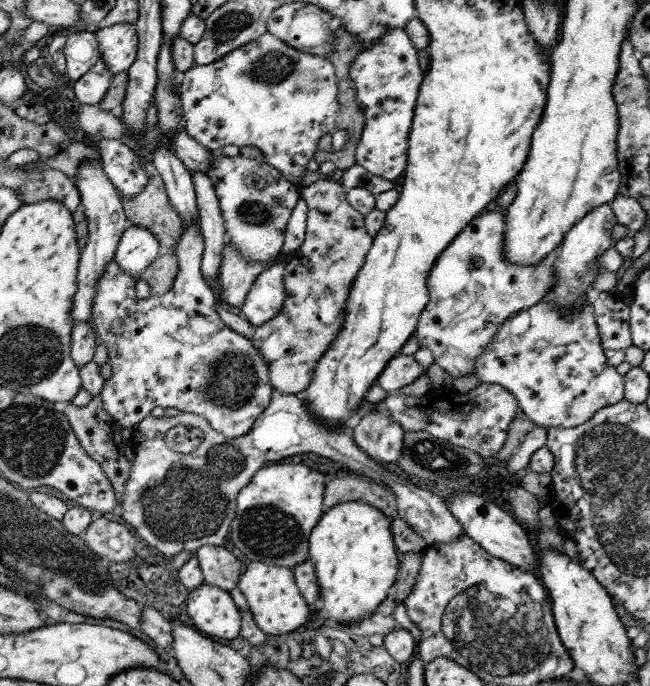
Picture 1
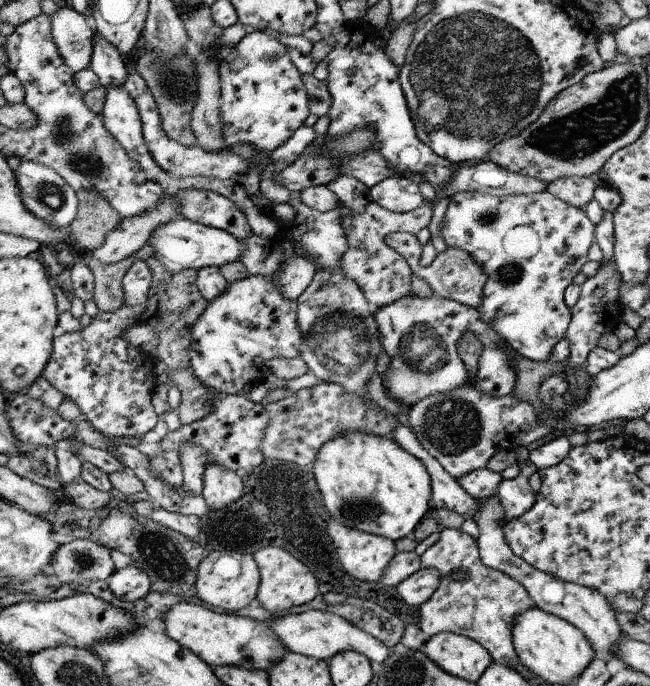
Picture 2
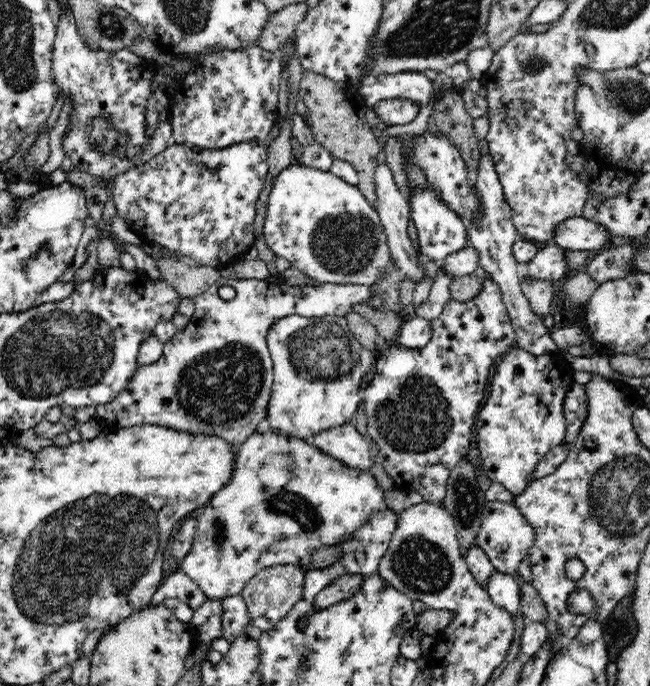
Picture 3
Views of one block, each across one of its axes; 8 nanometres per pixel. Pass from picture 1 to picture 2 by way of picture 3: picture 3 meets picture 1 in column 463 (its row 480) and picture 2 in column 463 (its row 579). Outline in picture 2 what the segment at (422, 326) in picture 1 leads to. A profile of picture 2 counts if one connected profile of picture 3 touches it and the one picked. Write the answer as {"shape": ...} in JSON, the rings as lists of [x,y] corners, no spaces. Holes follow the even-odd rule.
{"shape":[[[546,189],[539,193],[506,196],[458,192],[446,199],[442,208],[446,214],[440,234],[447,248],[468,252],[488,276],[475,302],[480,318],[518,354],[533,361],[548,361],[557,341],[565,338],[571,308],[564,303],[564,290],[589,261],[589,248],[595,242],[595,224],[585,210],[566,204]]]}

